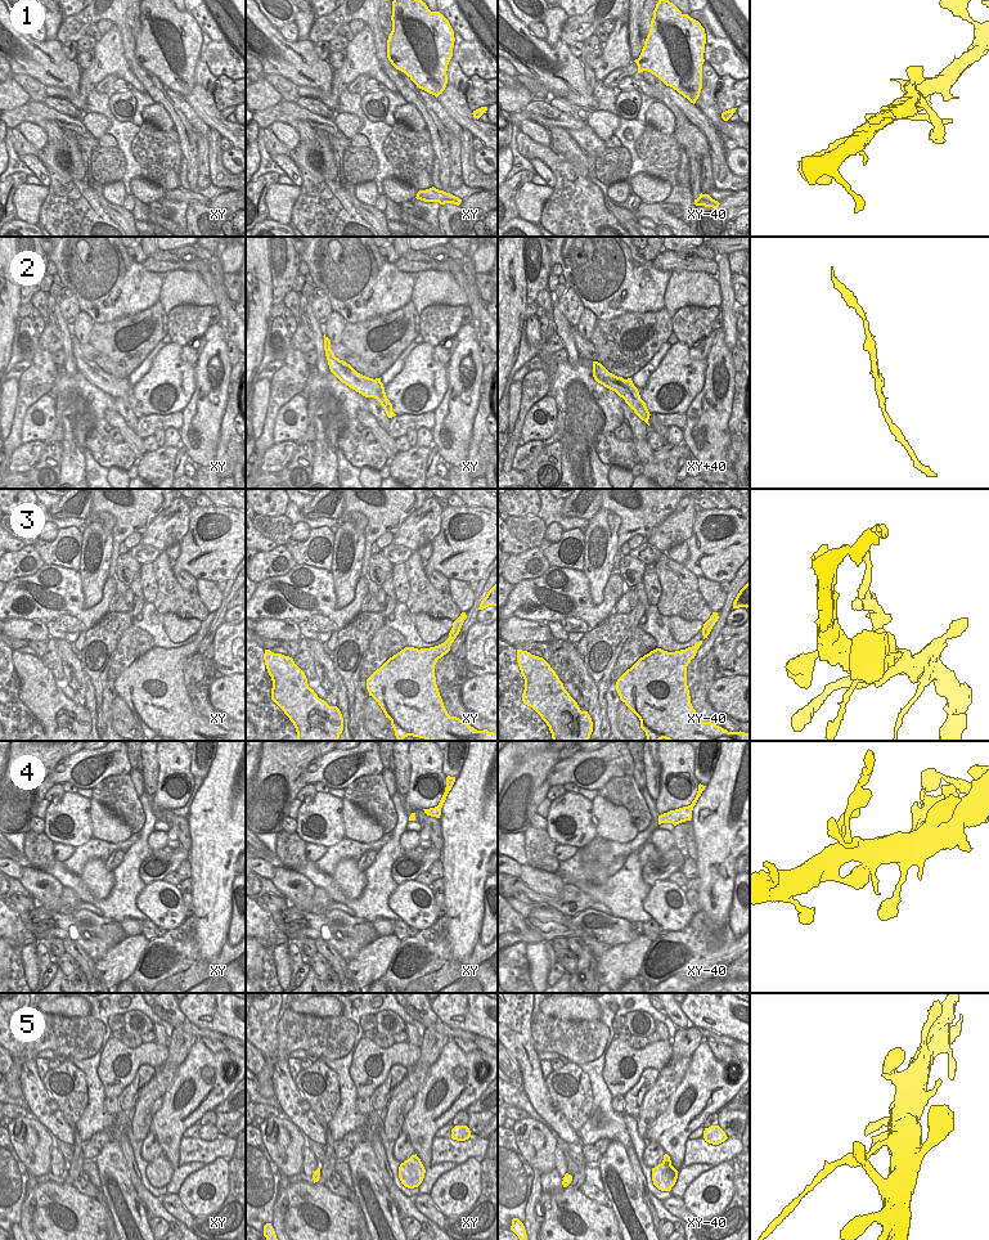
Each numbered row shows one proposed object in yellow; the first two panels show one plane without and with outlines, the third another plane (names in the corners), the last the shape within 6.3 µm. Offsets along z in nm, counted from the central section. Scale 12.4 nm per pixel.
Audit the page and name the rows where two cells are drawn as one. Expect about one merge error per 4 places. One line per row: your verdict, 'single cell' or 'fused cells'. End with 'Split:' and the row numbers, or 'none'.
1: fused cells
2: single cell
3: fused cells
4: single cell
5: fused cells
Split: 1, 3, 5

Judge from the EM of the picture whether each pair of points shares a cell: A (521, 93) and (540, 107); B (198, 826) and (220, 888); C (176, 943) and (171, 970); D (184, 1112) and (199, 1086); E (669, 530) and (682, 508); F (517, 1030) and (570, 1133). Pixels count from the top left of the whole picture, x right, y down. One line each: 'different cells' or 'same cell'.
A: different cells
B: same cell
C: same cell
D: same cell
E: same cell
F: same cell

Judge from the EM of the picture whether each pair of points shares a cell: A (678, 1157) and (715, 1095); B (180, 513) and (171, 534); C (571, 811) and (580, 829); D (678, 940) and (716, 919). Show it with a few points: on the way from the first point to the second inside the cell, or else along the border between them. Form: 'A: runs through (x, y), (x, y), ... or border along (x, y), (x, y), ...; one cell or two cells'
A: runs through (678, 1140), (678, 1128), (700, 1106); one cell
B: runs through (175, 519), (171, 529); one cell
C: runs through (571, 814), (578, 825); one cell
D: border along (702, 910), (714, 926), (727, 924); two cells

